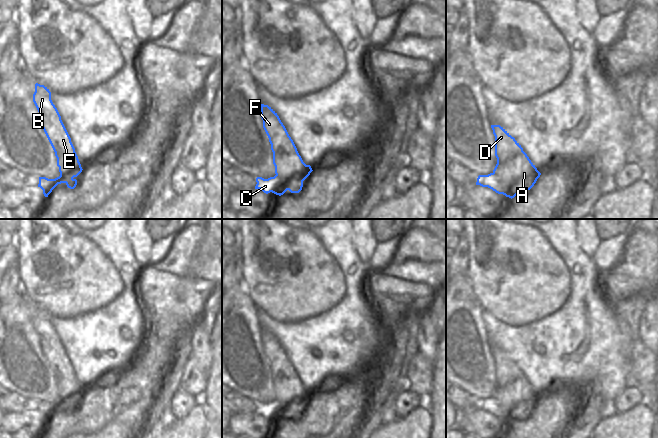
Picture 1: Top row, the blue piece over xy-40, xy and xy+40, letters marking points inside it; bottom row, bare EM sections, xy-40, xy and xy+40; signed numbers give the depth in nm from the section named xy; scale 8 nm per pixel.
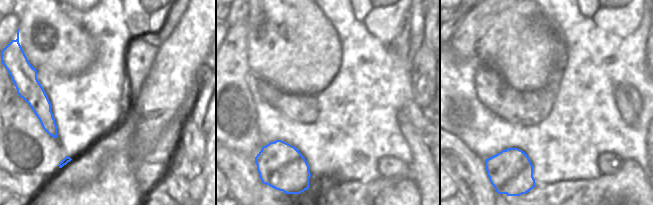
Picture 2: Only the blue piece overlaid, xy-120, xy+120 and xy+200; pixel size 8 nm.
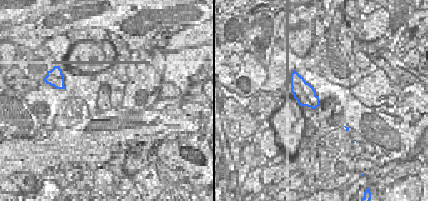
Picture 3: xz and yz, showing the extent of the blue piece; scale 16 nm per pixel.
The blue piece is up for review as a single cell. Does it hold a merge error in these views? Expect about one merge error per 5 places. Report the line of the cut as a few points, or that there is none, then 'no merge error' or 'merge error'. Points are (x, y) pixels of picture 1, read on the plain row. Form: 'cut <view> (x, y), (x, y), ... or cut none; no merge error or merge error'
cut none; no merge error

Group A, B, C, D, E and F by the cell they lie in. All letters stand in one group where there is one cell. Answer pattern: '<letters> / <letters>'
A B C D E F

